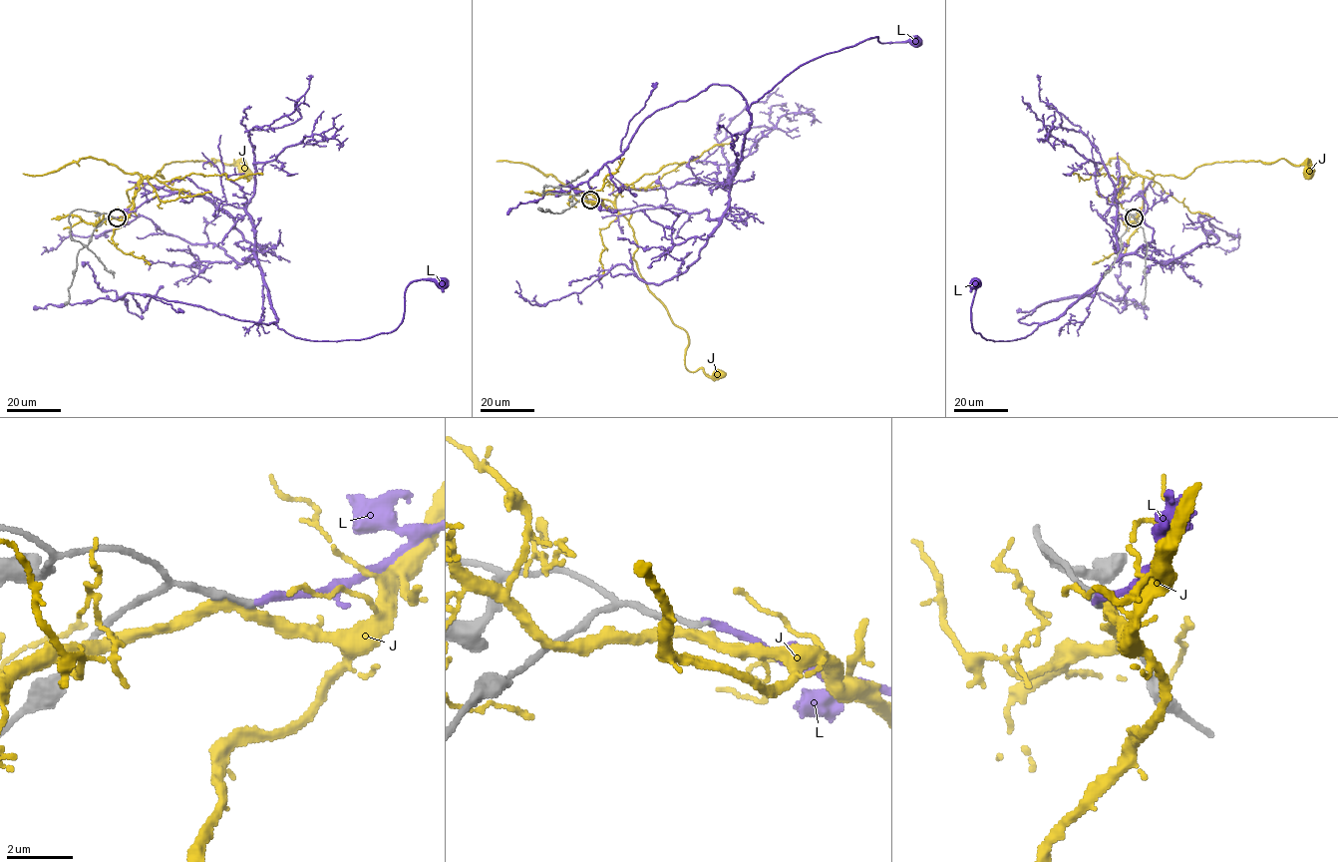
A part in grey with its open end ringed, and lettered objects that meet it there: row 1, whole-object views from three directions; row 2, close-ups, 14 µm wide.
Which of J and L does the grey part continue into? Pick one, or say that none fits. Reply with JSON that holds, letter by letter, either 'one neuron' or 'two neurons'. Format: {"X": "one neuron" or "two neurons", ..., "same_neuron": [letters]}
{"J": "two neurons", "L": "two neurons", "same_neuron": []}

